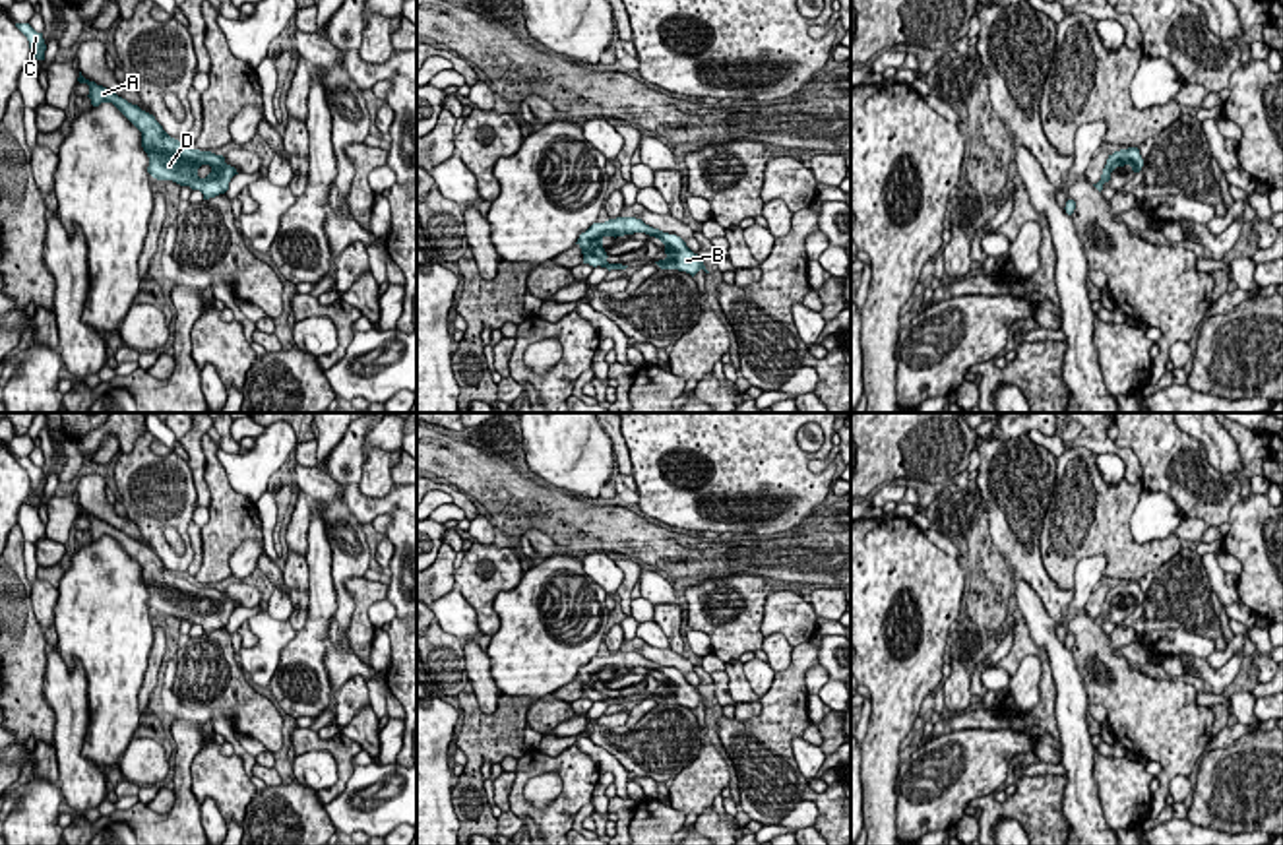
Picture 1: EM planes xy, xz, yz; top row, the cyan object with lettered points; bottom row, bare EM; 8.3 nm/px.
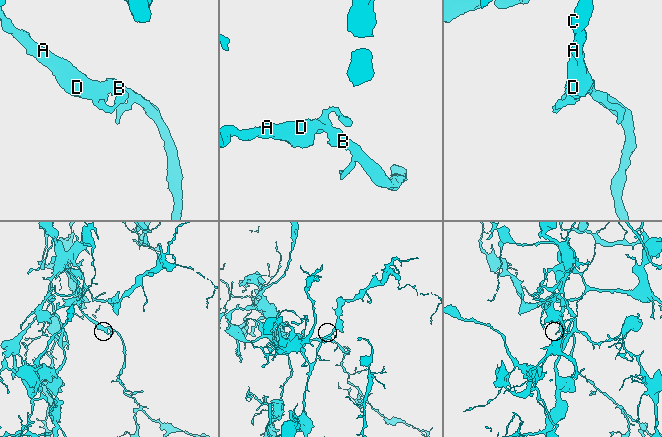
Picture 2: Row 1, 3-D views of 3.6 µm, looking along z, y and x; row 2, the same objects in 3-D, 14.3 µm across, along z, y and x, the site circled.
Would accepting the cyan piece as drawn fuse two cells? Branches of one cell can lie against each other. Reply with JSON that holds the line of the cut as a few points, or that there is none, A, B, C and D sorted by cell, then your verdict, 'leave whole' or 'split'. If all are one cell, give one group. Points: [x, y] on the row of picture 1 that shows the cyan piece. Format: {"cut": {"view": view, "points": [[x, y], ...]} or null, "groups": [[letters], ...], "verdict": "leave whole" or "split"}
{"cut": null, "groups": [["A", "B", "C", "D"]], "verdict": "leave whole"}

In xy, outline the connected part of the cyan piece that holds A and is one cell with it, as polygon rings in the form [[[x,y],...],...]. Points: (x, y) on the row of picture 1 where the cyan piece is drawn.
[[[81,76],[79,83],[89,85],[89,99],[93,107],[112,103],[140,132],[141,147],[149,157],[147,172],[157,180],[172,180],[180,186],[200,190],[203,200],[215,198],[229,190],[229,182],[236,172],[225,163],[223,155],[211,151],[192,149],[171,138],[153,114],[128,103],[110,89],[97,85]]]

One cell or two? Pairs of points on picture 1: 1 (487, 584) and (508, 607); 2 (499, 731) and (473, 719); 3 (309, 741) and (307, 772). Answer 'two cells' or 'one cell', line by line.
1: two cells
2: one cell
3: two cells

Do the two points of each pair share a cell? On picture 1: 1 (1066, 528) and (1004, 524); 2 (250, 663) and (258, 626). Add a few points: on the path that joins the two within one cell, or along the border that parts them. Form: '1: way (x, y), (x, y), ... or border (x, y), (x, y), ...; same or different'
1: border (1055, 481), (1039, 537), (1039, 557), (1045, 570); different
2: way (260, 654), (262, 636); same

